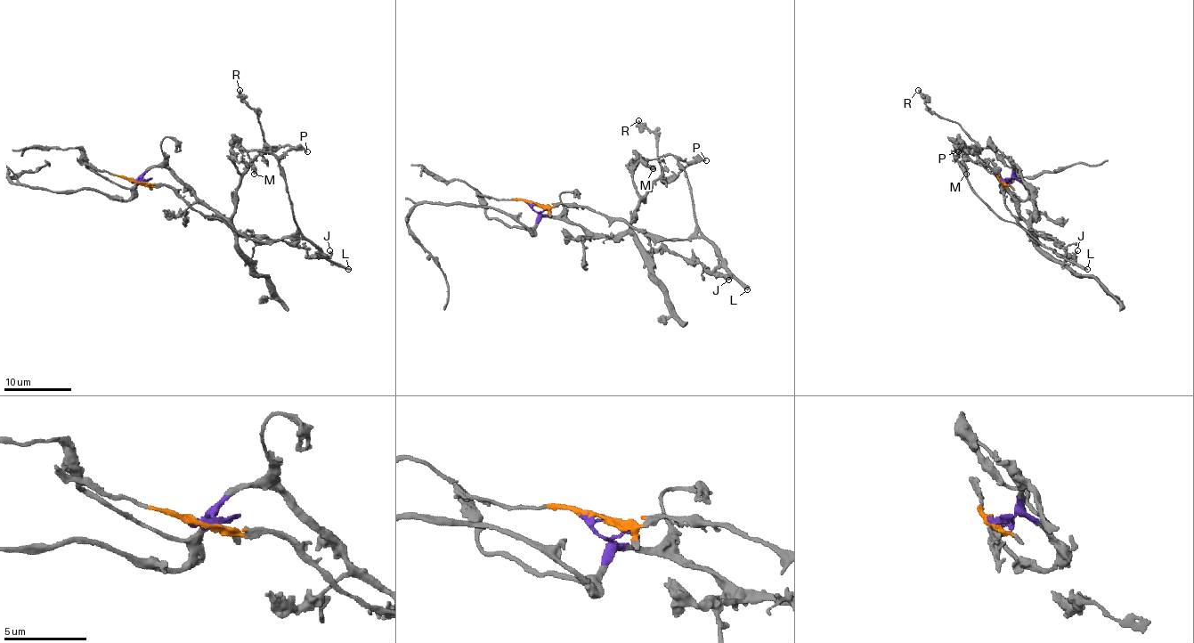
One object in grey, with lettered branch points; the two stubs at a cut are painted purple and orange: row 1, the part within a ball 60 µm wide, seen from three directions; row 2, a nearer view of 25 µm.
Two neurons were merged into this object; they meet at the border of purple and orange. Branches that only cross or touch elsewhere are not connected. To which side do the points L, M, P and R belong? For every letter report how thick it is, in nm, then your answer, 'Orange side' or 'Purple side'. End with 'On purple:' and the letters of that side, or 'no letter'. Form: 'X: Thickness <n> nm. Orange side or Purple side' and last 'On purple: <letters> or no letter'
L: Thickness 300 nm. Orange side
M: Thickness 320 nm. Purple side
P: Thickness 240 nm. Purple side
R: Thickness 280 nm. Purple side
On purple: M, P, R

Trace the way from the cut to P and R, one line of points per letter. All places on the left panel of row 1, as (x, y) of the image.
P: (134, 181), (152, 167), (166, 167), (229, 220), (240, 174), (259, 155), (284, 145), (306, 152)
R: (134, 181), (152, 167), (166, 167), (229, 220), (240, 174), (264, 142), (259, 115), (239, 89)

